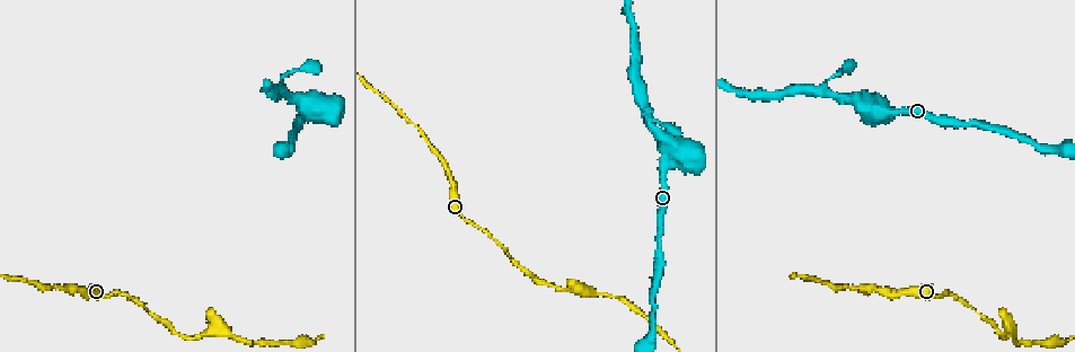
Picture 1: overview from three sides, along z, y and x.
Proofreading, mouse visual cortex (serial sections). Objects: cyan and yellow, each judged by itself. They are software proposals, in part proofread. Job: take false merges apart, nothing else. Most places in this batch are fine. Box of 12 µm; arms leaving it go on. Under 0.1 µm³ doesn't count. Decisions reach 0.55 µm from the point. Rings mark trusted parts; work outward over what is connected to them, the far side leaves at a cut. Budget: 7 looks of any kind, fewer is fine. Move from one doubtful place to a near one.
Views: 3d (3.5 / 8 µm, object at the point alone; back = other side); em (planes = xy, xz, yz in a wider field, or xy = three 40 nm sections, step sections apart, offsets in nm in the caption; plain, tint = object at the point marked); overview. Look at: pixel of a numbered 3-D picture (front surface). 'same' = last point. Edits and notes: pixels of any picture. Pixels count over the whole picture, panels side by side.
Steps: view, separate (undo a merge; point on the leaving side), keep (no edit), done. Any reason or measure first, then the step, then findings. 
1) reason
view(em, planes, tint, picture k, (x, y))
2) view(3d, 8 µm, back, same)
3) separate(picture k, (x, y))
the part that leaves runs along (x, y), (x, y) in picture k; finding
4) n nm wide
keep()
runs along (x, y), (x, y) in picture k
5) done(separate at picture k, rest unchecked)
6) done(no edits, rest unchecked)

sudden change in width
view(3d, 8 µm, picture 1, (1014, 338))

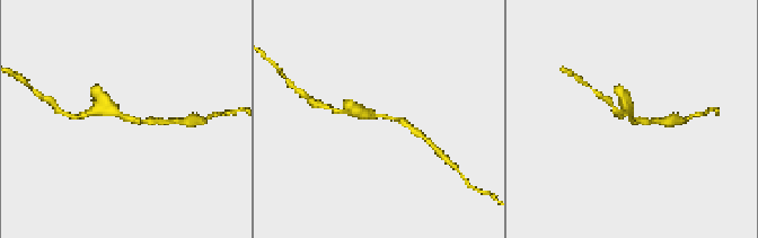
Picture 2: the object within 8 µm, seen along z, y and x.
closer look
view(3d, 3.5 µm, picture 2, (124, 116))

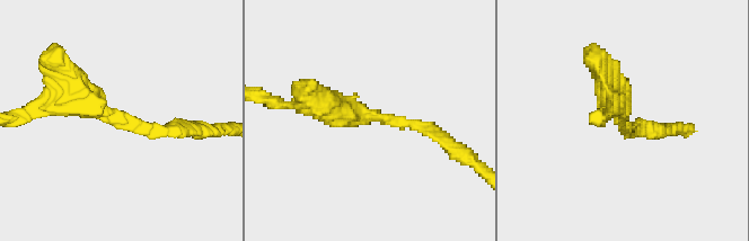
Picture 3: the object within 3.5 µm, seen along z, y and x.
arms of 150, 300 nm
view(em, xy, step 2, tint, picture 3, (619, 118))

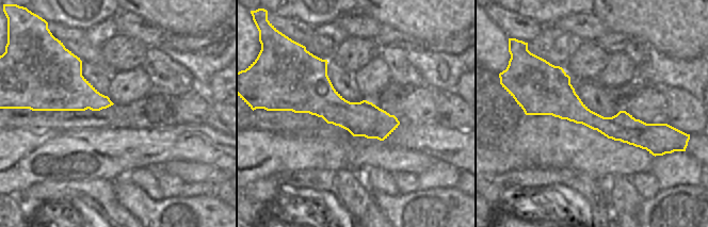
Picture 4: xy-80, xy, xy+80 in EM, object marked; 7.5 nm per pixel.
keep()
runs along (298, 106), (422, 123), (435, 132) in picture 3; one cell here

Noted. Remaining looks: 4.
three-way junction
view(3d, 8 µm, back, picture 1, (876, 115))

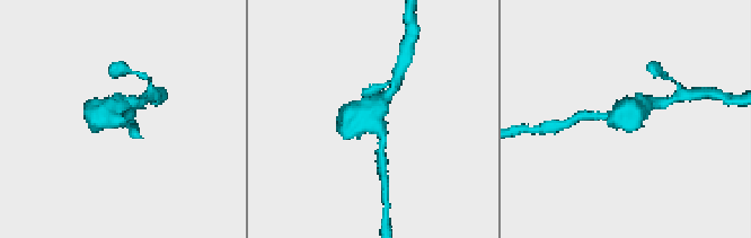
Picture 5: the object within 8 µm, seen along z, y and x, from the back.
3 arms; arms of 200, 500, 800 nm
view(em, xy, step 5, tint, picture 5, (121, 117))

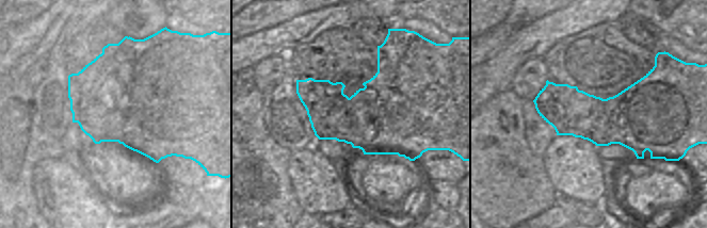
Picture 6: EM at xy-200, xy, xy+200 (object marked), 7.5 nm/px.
keep()
runs along (591, 116), (627, 117), (648, 102) in picture 5; continuous, no second cell

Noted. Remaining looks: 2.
sharp bend
view(3d, 3.5 µm, picture 1, (286, 94))

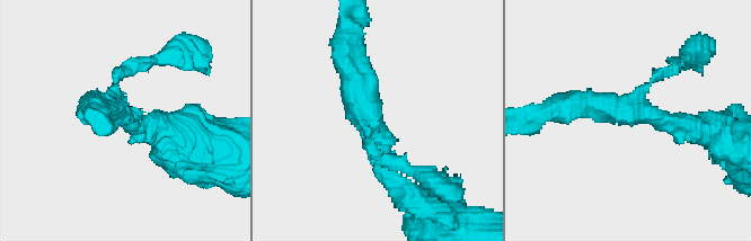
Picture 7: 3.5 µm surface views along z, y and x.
now the EM
view(em, xy, step 1, tint, picture 7, (638, 109))

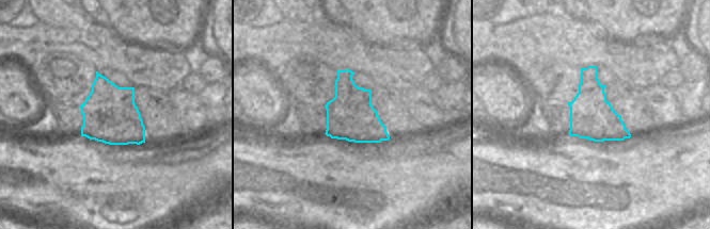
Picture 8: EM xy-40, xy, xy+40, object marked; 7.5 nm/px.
keep()
runs along (400, 187), (344, 56) in picture 7; continuous, no second cell

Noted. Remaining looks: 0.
done(no edits, rest unchecked)

